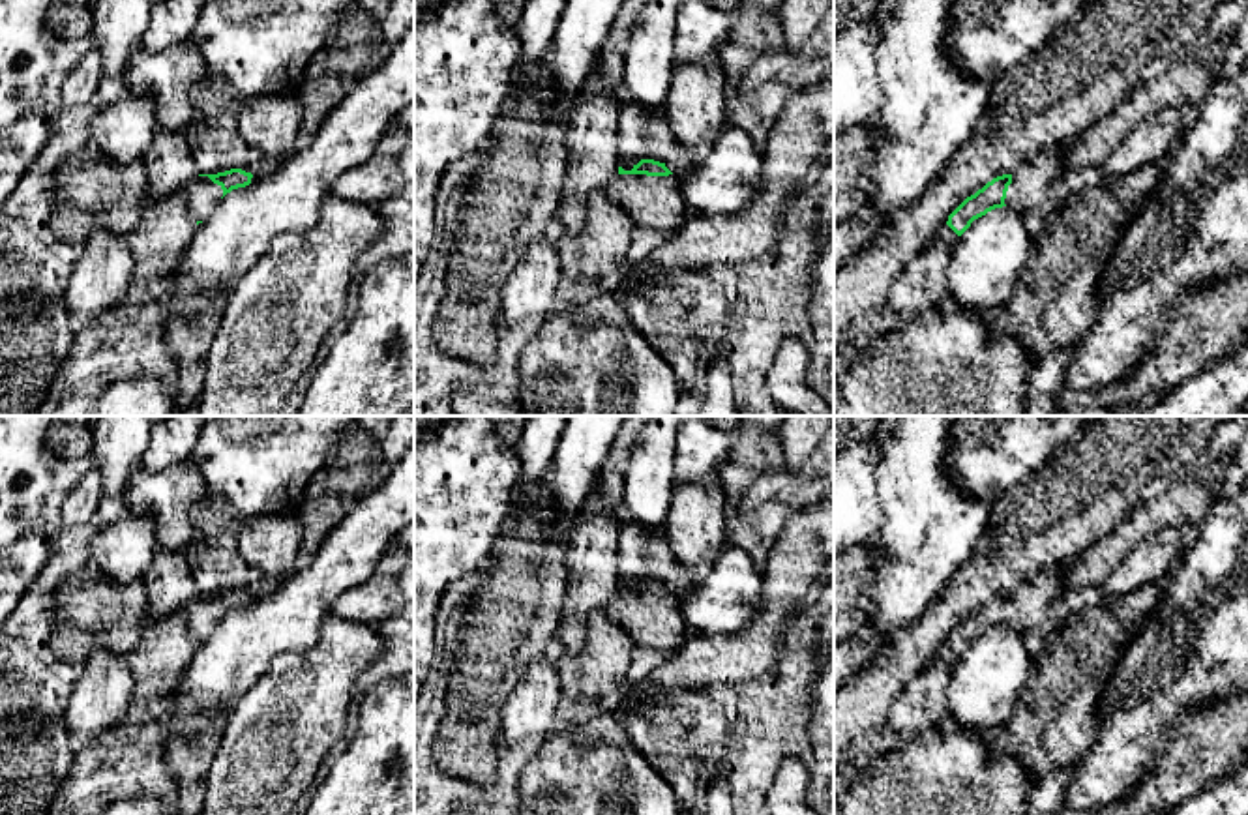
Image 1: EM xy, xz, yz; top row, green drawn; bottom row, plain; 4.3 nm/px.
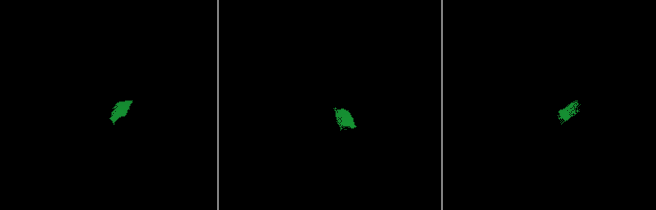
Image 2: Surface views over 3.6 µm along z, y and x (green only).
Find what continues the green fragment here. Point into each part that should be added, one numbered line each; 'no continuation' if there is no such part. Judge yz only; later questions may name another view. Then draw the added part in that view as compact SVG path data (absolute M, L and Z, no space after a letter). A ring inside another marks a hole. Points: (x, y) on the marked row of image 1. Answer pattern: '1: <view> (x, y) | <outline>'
1: yz (1031, 182) | M1068 144L1051 146L1012 172L1012 184L1004 199L1006 208L1023 214L1046 199L1051 185L1061 178Z
2: yz (945, 235) | M943 225L943 227L935 232L935 236L929 240L928 247L931 247L931 245L935 245L935 244L939 244L939 242L948 244L948 245L954 245L958 238L959 238L959 236L958 236L948 225Z

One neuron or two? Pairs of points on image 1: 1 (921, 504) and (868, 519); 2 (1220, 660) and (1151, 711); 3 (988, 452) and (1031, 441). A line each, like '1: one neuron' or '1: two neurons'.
1: two neurons
2: one neuron
3: one neuron

